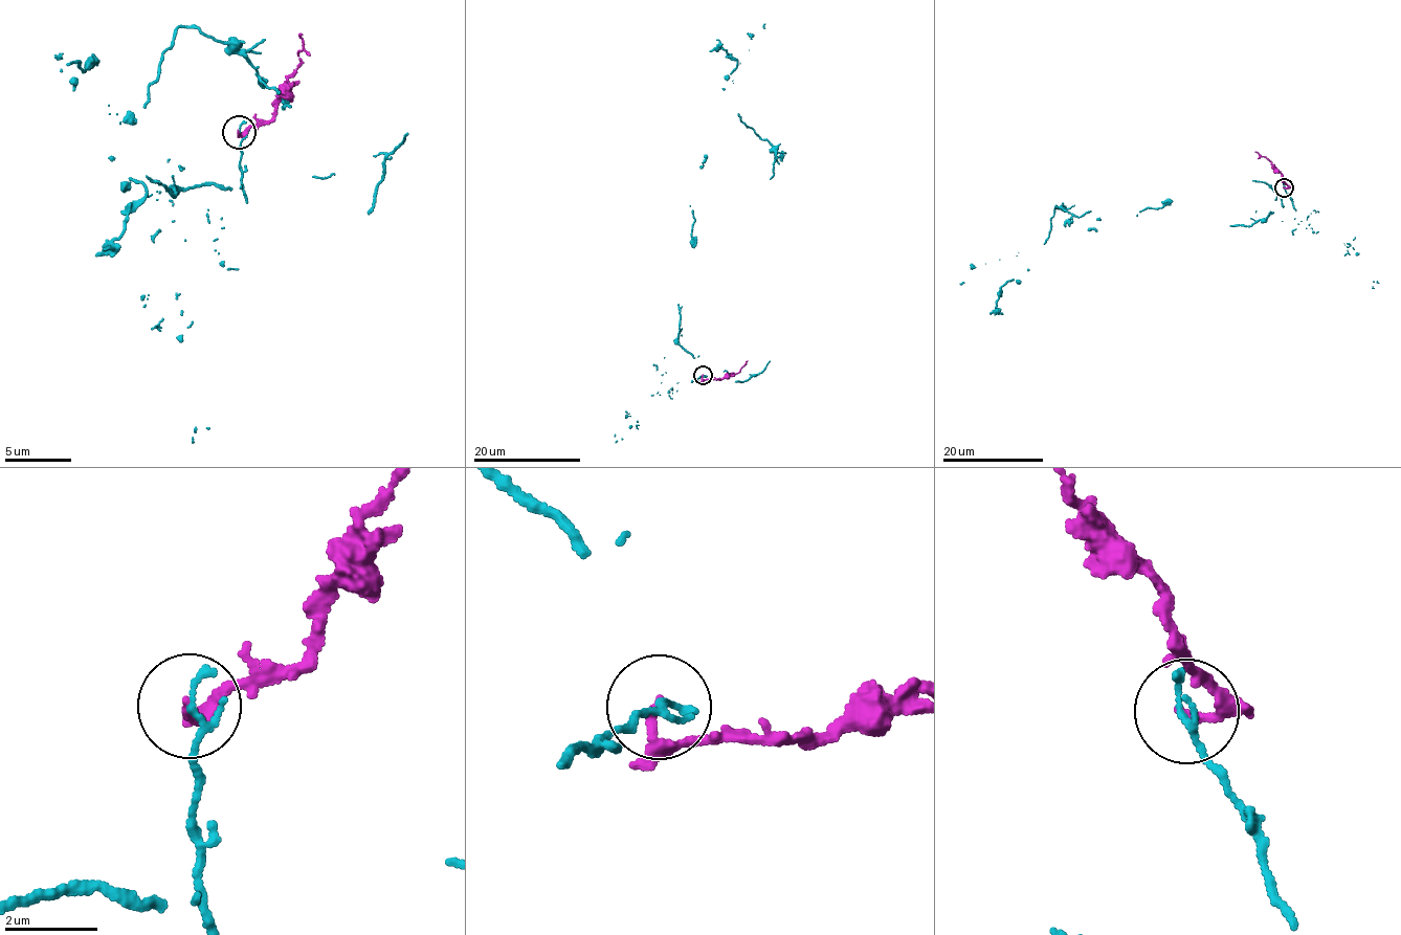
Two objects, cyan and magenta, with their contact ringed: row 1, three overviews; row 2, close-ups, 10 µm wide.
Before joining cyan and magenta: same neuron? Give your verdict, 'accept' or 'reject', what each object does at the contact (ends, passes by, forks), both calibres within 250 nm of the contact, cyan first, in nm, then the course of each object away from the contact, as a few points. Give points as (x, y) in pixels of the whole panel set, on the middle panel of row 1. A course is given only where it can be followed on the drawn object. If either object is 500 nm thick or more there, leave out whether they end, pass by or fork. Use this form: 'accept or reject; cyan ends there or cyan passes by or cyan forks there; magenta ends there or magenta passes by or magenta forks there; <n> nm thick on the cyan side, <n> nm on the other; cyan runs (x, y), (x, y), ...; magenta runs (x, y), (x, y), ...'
reject; cyan ends there; magenta passes by; 180 nm thick on the cyan side, 130 nm on the other; cyan runs (702, 375), (693, 379), (677, 341), (689, 205), (703, 164), (755, 134), (733, 81), (764, 23); magenta runs (702, 375), (704, 379), (721, 380), (739, 372), (746, 361)

